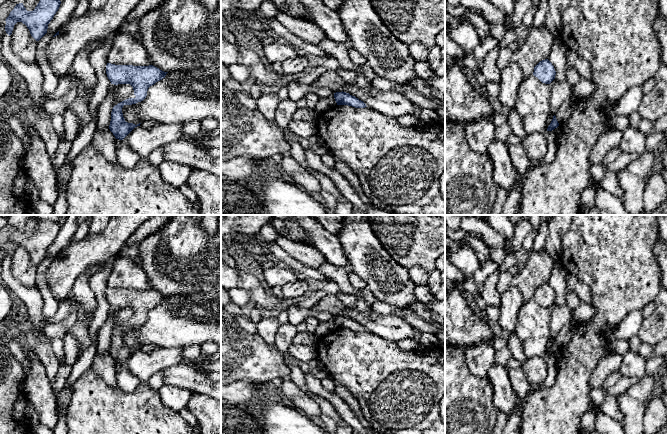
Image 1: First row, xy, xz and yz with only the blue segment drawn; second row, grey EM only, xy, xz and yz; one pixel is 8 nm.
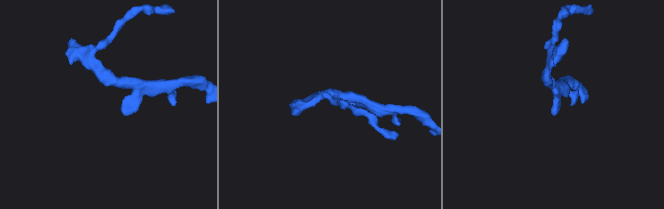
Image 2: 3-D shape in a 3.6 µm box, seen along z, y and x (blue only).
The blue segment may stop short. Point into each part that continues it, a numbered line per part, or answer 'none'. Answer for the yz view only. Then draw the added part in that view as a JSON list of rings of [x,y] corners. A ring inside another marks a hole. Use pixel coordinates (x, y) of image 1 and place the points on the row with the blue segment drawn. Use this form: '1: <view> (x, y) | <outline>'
none

